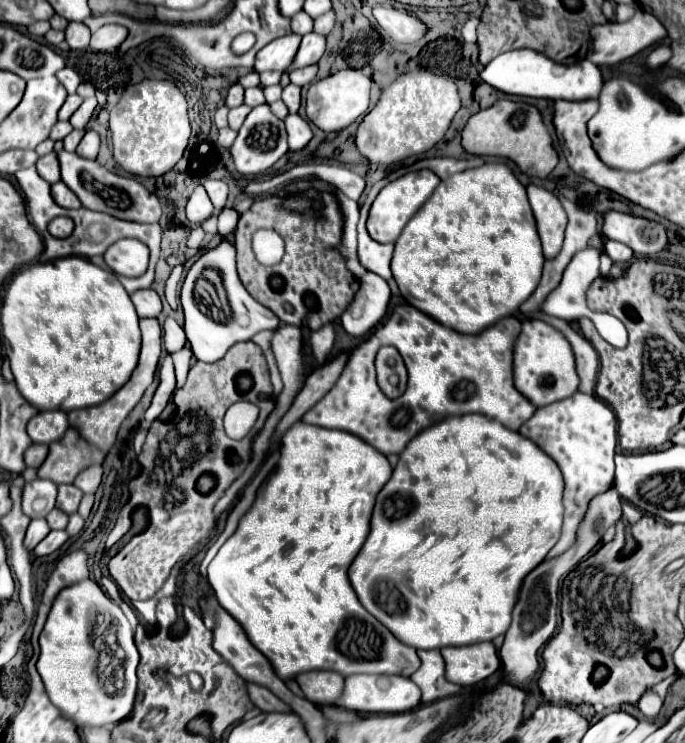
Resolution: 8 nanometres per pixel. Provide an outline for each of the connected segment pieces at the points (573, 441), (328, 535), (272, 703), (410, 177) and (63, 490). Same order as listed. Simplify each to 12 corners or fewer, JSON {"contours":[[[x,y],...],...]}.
{"contours":[[[575,393],[519,433],[565,479],[565,521],[547,559],[577,543],[589,501],[613,487],[617,417]],[[295,423],[209,563],[283,681],[411,677],[347,577],[387,457]],[[247,683],[251,703],[265,711],[291,711],[263,685]],[[411,171],[385,185],[367,231],[395,243],[439,185],[433,171]],[[59,485],[57,509],[75,513],[83,493],[75,485]]]}

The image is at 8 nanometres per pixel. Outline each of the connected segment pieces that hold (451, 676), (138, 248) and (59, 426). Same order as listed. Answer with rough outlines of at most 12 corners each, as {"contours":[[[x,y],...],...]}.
{"contours":[[[493,643],[441,649],[447,679],[471,687],[499,669]],[[119,239],[103,259],[115,275],[147,271],[149,249]],[[43,411],[29,421],[33,443],[59,441],[69,427],[65,411]]]}

